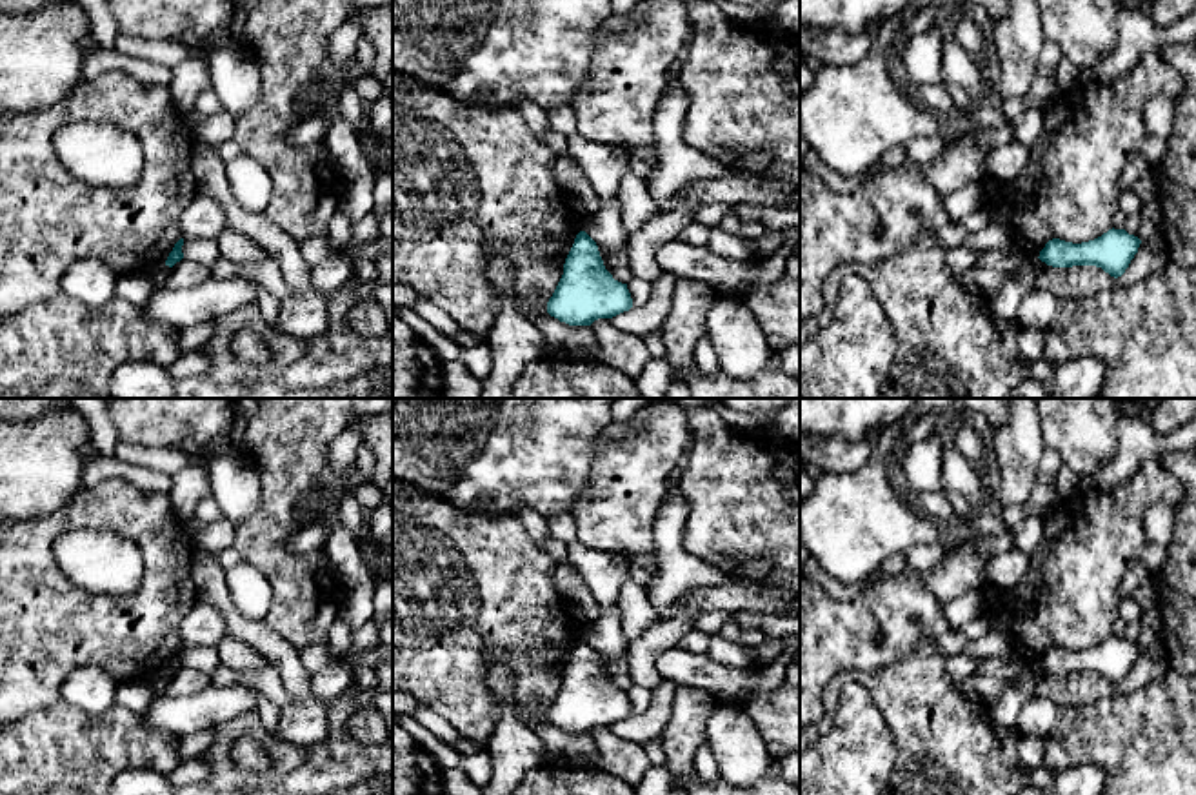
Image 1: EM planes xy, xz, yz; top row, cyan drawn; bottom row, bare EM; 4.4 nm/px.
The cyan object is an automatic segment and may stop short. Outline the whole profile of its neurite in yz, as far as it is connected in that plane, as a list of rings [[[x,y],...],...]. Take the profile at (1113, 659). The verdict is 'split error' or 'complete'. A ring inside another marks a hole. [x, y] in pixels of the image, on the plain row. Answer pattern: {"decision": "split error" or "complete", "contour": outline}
{"decision": "complete", "contour": [[[1112,635],[1101,644],[1081,651],[1052,646],[1038,666],[1052,675],[1096,673],[1118,686],[1129,675],[1140,651],[1138,644]]]}

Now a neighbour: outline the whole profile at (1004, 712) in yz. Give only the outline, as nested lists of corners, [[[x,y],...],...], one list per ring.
[[[1025,662],[1022,673],[1011,686],[989,706],[991,720],[998,728],[1014,728],[1025,702],[1034,695],[1038,666]]]

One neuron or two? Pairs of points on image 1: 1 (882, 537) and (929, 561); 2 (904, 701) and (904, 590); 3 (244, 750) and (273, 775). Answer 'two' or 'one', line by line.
1: two
2: two
3: two

